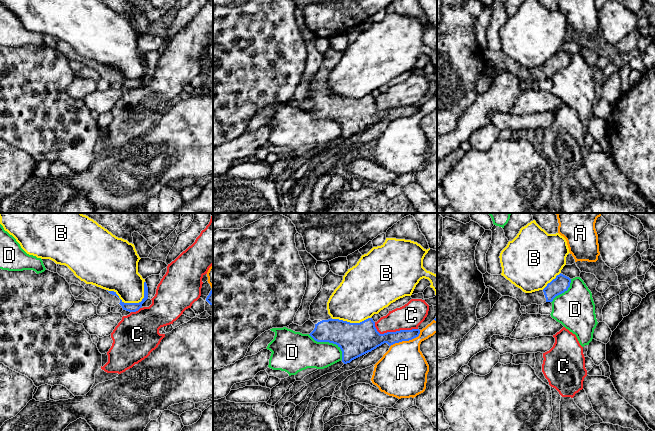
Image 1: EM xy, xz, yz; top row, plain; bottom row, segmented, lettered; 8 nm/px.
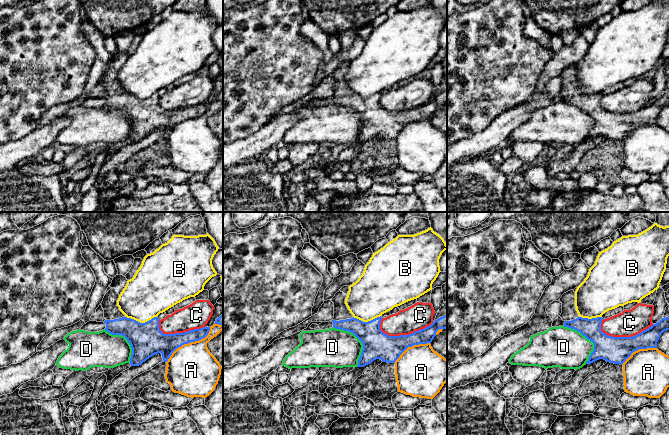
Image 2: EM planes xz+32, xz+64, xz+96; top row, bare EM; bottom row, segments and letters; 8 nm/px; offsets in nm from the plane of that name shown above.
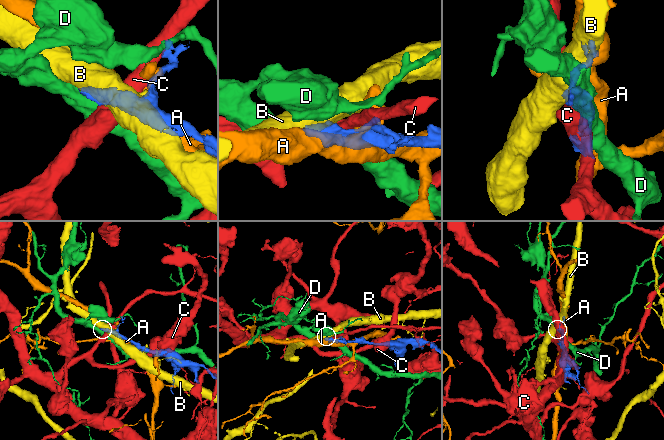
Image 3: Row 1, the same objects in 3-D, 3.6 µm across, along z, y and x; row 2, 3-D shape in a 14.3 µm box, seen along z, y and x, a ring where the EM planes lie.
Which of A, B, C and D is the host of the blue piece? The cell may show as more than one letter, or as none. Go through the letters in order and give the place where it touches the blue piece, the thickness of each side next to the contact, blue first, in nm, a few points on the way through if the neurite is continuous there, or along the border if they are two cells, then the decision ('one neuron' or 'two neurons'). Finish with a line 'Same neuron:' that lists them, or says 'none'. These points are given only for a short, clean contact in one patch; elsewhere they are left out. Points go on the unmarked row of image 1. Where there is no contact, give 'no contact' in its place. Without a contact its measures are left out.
A: contact xz (406, 116); calibres 120 and 400 nm; two neurons
B: contact xy (133, 79); calibres 80 and 280 nm; two neurons
C: contact xz (393, 108); calibres 240 and 200 nm; two neurons
D: contact xz (329, 118); calibres 280 and 280 nm; two neurons
Same neuron: none

